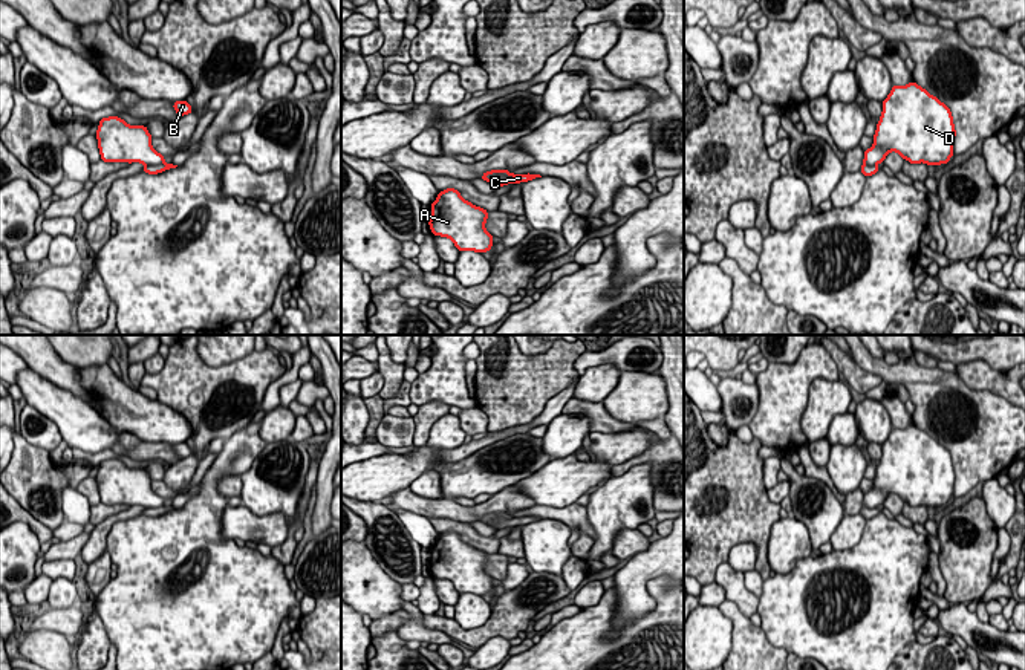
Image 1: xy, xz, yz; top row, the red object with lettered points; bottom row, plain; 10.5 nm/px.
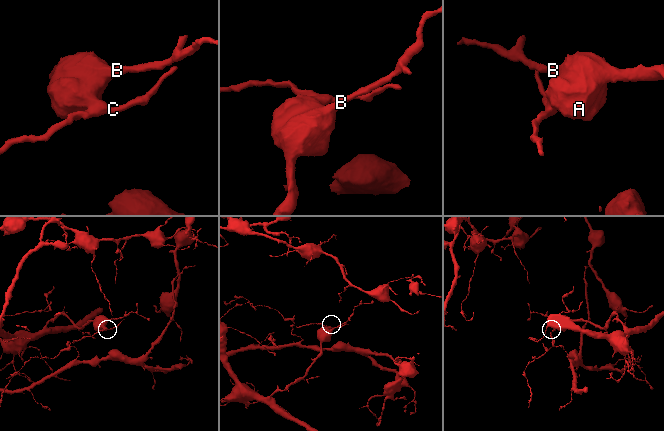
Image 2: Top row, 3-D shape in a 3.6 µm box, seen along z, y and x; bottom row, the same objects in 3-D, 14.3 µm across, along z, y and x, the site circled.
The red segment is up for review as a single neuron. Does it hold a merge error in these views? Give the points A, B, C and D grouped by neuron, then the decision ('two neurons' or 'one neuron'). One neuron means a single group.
A B D / C | two neurons

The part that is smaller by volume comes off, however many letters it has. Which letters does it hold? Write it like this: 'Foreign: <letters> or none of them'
Foreign: C

